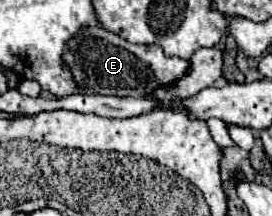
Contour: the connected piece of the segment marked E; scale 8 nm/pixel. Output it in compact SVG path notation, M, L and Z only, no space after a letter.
M101 25L77 31L77 37L73 37L65 49L65 63L71 69L73 81L77 81L81 89L115 97L145 97L159 85L183 77L189 67L185 59L167 57L159 45L133 45Z

